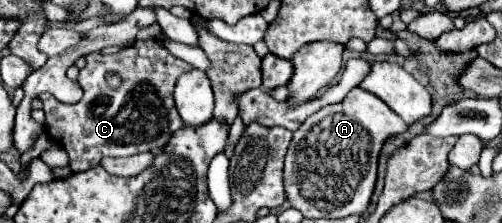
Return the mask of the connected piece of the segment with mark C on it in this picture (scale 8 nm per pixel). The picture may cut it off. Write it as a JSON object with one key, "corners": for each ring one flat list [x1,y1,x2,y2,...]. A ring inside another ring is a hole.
{"corners":[[155,39,137,41,113,55,89,53,87,65,77,77,83,87,83,99,79,103,61,103,51,93,39,95,47,115,45,129,67,151,69,167,75,173,99,165,103,157,129,157,143,151,159,151,183,125,173,105,173,89,177,77,191,69,189,63,173,57],[107,71,117,71,123,77,119,89,111,89,105,83]]}

